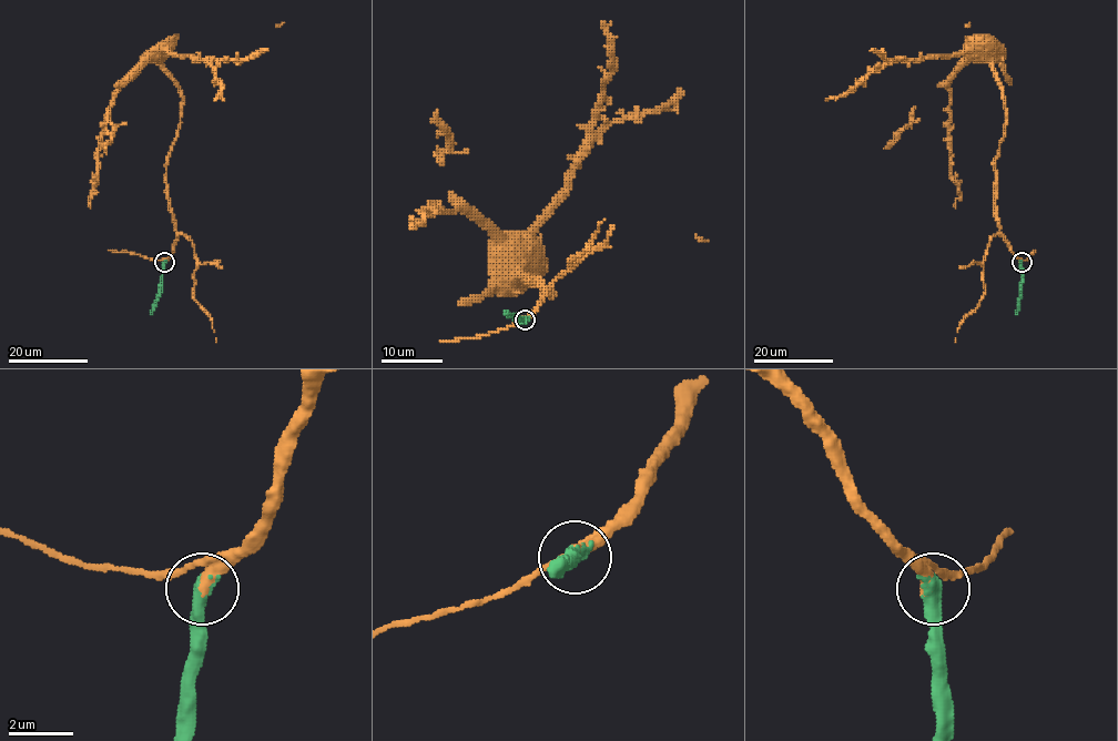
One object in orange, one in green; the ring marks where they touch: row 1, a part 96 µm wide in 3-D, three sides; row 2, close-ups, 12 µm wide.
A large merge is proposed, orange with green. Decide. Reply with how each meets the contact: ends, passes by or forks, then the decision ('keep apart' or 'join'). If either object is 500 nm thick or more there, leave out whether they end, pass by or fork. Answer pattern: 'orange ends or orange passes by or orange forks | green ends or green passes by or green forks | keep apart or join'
orange passes by | green ends | join

